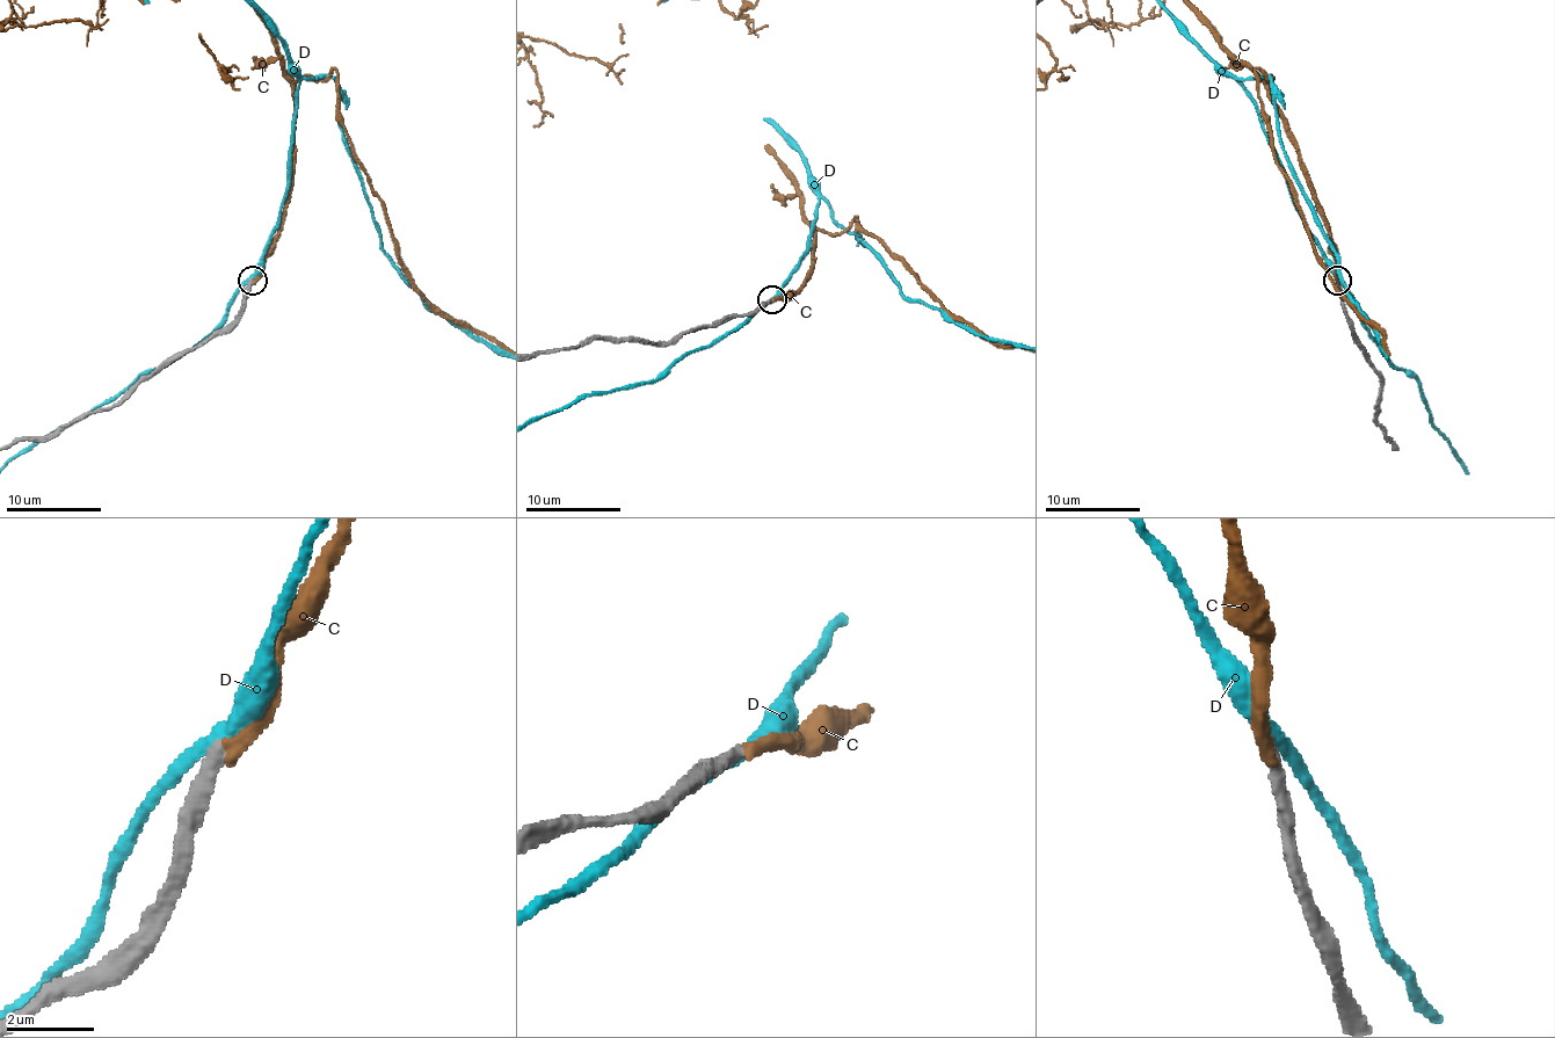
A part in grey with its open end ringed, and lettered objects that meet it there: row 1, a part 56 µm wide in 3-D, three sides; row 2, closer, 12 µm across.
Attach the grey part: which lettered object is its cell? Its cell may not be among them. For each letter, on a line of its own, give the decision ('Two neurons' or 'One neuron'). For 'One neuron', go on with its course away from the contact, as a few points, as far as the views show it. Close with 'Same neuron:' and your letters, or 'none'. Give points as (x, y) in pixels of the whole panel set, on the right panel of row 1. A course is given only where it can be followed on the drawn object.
C: One neuron
D: Two neurons
Same neuron: C

